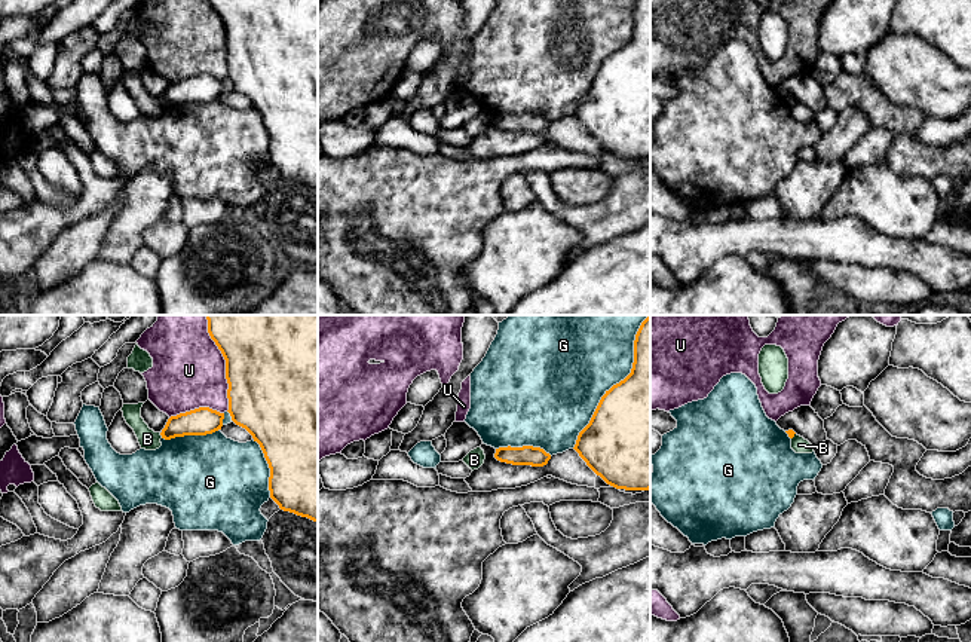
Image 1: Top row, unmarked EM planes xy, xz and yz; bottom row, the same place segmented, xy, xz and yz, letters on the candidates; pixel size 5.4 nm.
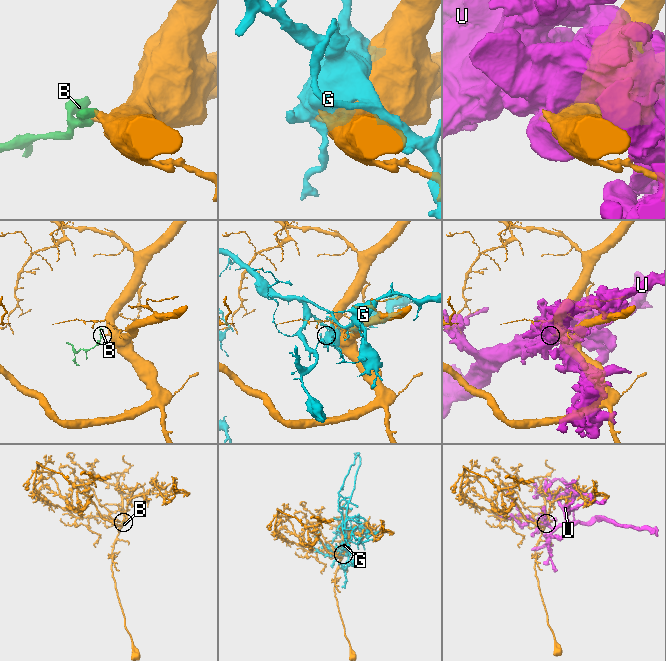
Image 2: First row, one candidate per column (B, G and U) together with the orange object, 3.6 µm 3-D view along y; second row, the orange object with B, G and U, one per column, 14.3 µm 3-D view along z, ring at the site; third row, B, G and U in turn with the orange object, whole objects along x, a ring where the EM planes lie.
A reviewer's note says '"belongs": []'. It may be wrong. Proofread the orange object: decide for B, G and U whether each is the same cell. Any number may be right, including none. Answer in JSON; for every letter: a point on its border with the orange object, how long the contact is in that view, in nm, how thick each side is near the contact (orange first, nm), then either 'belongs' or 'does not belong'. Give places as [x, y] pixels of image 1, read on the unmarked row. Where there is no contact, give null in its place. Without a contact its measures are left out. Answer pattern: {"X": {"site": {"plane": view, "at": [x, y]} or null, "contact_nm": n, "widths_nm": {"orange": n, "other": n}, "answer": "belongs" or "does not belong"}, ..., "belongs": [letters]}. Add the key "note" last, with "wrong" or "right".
{"B": {"site": {"plane": "xy", "at": [161, 101]}, "contact_nm": 40, "widths_nm": {"orange": 150, "other": 110}, "answer": "does not belong"}, "G": {"site": {"plane": "xz", "at": [609, 57]}, "contact_nm": 700, "widths_nm": {"orange": 500, "other": 460}, "answer": "does not belong"}, "U": {"site": {"plane": "xy", "at": [226, 39]}, "contact_nm": 440, "widths_nm": {"orange": 480, "other": 400}, "answer": "does not belong"}, "belongs": [], "note": "right"}

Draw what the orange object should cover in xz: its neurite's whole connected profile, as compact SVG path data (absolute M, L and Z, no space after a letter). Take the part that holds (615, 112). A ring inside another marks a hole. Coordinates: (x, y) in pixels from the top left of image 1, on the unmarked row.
M637 0L631 40L601 64L573 114L607 152L650 156L650 0Z

